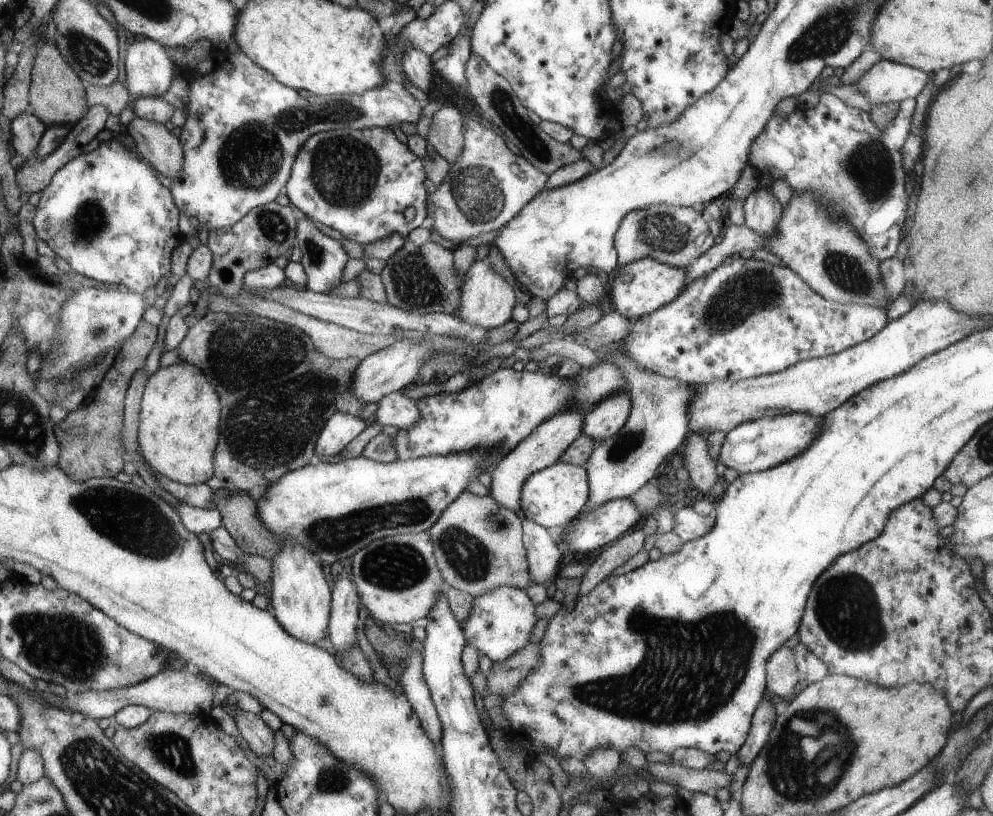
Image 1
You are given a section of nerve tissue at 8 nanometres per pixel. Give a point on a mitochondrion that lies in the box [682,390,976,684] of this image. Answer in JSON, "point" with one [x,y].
{"point":[846,608]}

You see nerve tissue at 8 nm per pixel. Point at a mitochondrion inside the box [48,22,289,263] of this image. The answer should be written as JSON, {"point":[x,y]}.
{"point":[89,55]}

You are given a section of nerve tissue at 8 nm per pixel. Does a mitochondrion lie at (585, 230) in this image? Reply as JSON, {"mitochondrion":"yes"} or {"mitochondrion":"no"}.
{"mitochondrion":"no"}

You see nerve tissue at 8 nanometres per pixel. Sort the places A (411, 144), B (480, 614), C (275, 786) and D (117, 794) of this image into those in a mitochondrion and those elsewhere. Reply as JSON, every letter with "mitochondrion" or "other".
{"A":"other","B":"other","C":"other","D":"mitochondrion"}

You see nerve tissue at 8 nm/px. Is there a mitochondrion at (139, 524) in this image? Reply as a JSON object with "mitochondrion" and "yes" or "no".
{"mitochondrion":"yes"}

